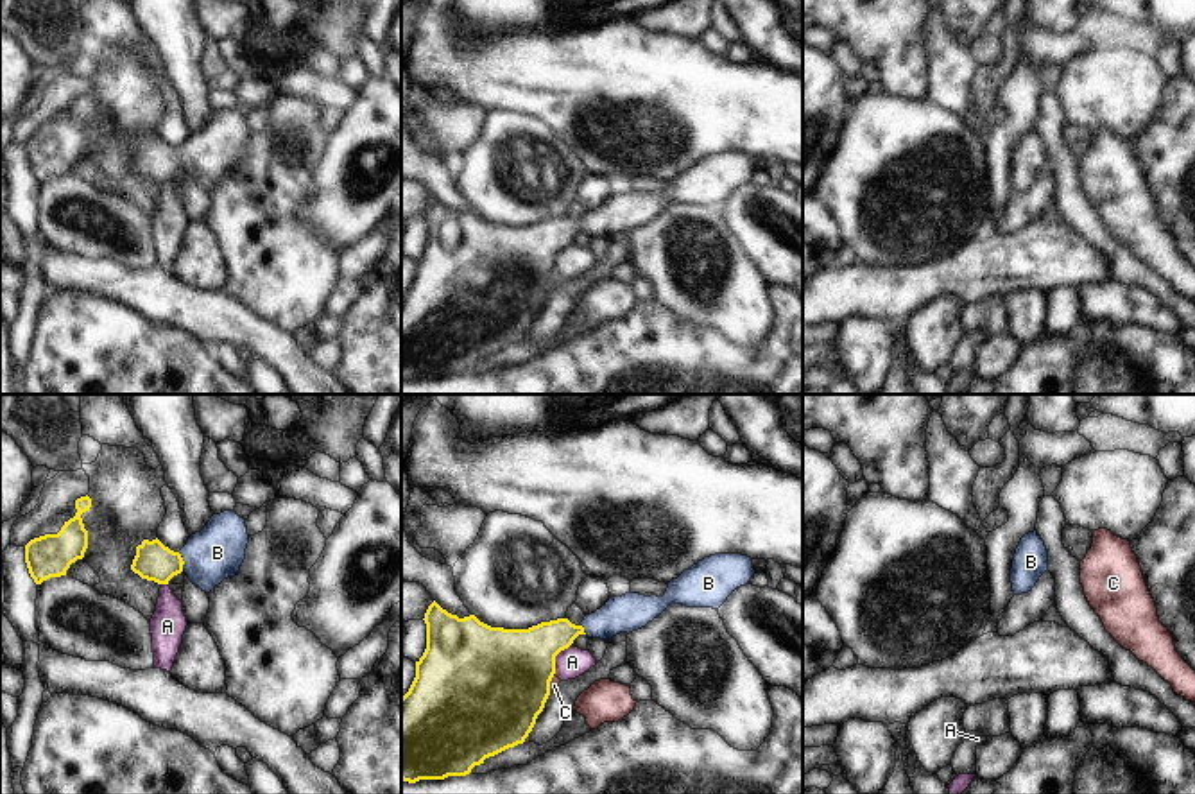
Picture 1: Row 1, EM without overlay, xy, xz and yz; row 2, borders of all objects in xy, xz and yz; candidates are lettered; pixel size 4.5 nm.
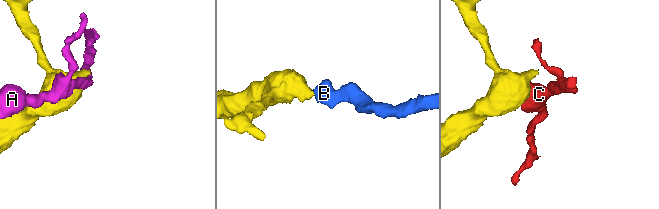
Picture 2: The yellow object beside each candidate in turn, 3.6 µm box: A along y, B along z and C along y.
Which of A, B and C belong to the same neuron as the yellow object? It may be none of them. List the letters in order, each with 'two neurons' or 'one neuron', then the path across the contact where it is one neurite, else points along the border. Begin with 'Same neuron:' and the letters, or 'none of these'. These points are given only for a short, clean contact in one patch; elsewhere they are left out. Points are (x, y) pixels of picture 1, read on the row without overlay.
Same neuron: B
A: two neurons
B: one neuron; way xy (154, 160), (183, 160), (206, 158), (217, 151)
C: two neurons; border xz (554, 271), (549, 291)

